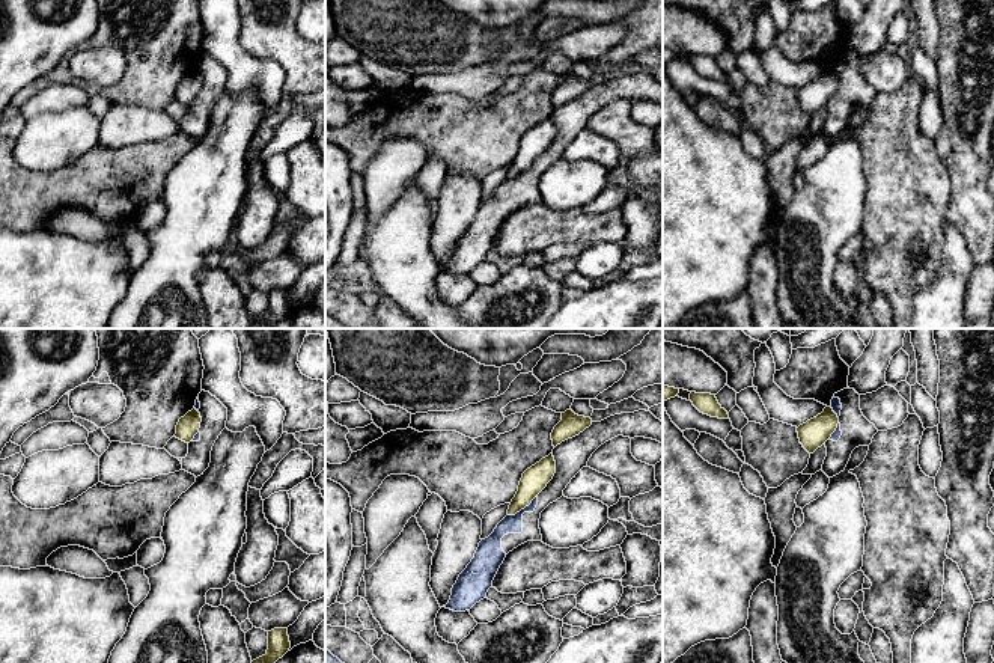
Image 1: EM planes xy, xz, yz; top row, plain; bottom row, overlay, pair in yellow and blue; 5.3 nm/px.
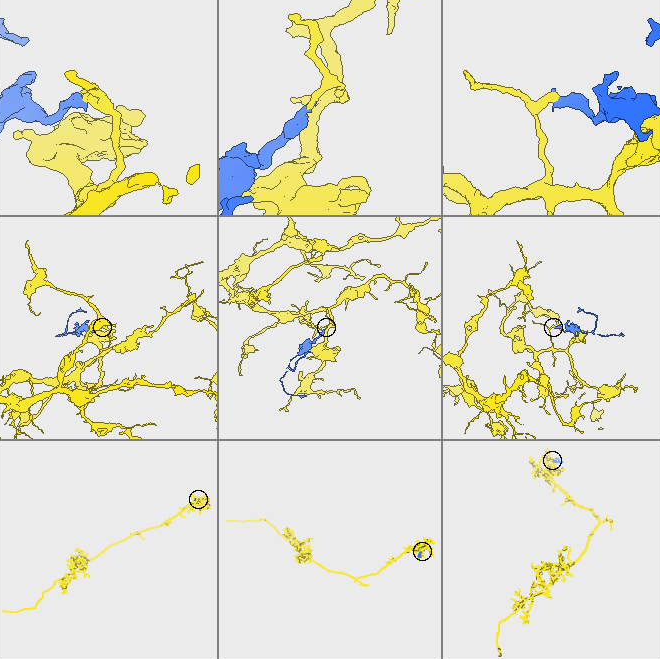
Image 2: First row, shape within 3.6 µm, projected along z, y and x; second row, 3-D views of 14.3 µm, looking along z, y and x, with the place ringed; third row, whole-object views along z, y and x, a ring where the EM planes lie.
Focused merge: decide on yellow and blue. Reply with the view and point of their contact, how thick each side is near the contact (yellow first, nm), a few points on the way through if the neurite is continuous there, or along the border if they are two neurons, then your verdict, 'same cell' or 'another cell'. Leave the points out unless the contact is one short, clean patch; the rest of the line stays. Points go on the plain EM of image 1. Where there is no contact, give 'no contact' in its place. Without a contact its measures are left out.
contact xz (521, 171); calibres 140 and 100 nm; border xz (536, 158), (527, 168), (508, 178); another cell

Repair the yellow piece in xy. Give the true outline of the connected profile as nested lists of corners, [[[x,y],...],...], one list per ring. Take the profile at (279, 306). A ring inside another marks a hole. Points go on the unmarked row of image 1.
[[[274,291],[268,294],[267,316],[253,322],[252,328],[274,328],[291,310],[288,291]]]

